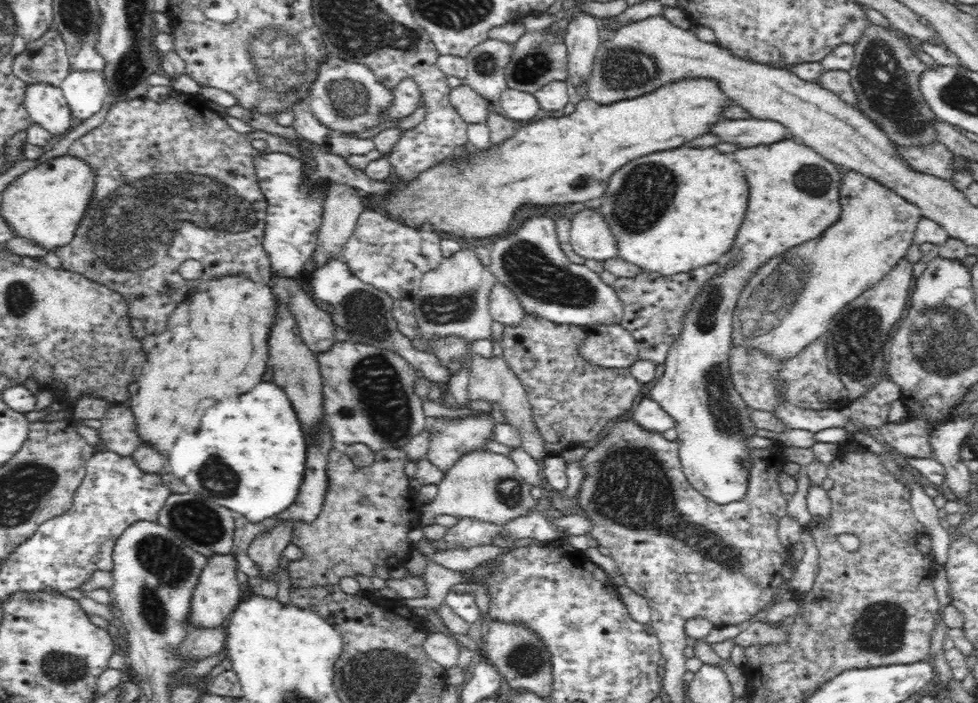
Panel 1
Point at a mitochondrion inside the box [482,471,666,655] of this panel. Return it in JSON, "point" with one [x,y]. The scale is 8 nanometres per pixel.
{"point":[509,491]}

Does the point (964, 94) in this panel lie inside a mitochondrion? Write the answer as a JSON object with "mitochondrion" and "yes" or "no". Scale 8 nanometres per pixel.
{"mitochondrion":"yes"}

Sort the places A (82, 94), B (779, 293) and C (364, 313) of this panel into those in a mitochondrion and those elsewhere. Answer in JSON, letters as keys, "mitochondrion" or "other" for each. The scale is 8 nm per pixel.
{"A":"other","B":"mitochondrion","C":"mitochondrion"}

